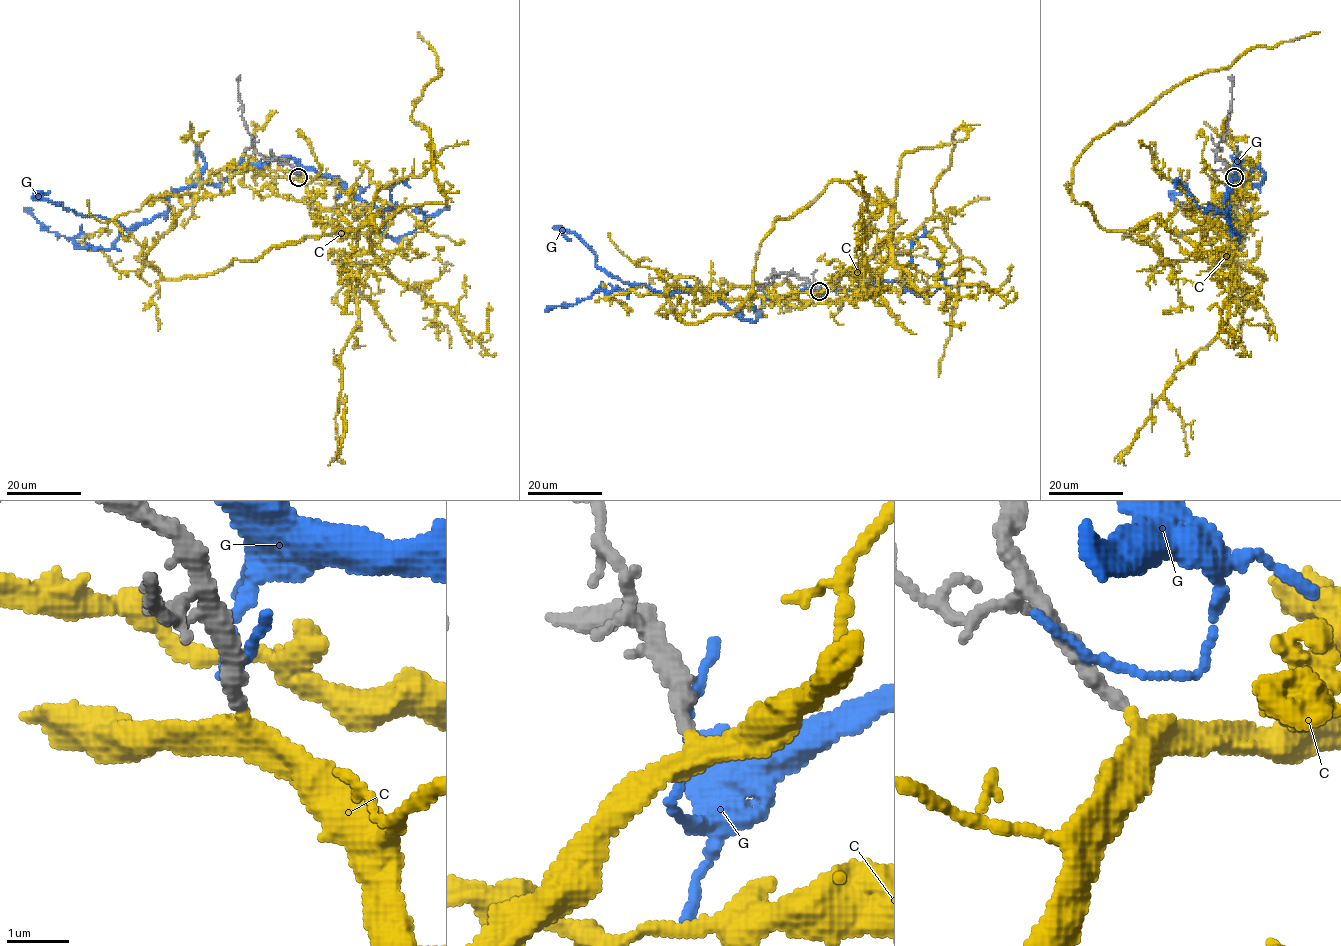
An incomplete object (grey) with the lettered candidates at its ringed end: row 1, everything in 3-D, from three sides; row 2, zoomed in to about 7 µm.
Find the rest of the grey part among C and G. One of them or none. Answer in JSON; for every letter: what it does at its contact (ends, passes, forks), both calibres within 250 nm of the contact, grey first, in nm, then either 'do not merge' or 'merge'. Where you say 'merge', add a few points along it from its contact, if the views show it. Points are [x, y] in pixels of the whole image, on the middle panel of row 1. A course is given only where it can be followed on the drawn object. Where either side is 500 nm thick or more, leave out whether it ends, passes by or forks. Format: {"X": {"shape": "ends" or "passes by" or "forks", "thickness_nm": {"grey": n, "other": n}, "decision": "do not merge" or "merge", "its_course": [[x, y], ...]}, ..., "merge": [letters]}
{"C": {"shape": "passes by", "thickness_nm": {"grey": 260, "other": 320}, "decision": "merge", "its_course": [[819, 291], [892, 227], [899, 158], [965, 140], [964, 129], [932, 196], [962, 270], [939, 376]]}, "G": {"shape": "ends", "thickness_nm": {"grey": 400, "other": 170}, "decision": "do not merge"}, "merge": ["C"]}

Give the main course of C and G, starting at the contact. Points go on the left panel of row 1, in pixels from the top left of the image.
C: (298, 177), (362, 232), (446, 203), (412, 120), (441, 70), (418, 32)
G: (298, 174), (292, 158), (243, 161), (216, 183), (176, 191), (165, 211), (126, 229), (35, 194), (50, 190)

